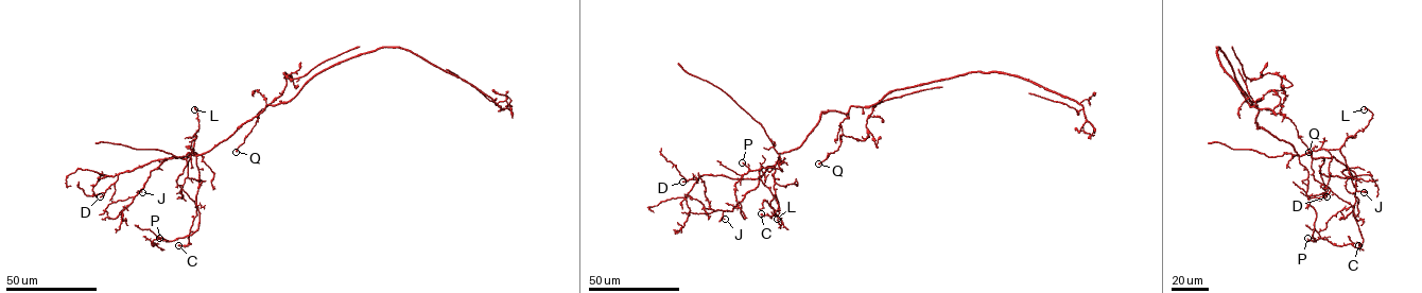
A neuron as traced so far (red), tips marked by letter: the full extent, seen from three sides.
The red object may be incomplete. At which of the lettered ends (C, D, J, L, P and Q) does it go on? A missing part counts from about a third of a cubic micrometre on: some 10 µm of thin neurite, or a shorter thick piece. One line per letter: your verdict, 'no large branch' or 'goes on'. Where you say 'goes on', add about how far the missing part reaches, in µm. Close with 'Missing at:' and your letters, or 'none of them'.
C: no large branch
D: no large branch
J: no large branch
L: no large branch
P: no large branch
Q: no large branch
Missing at: none of them

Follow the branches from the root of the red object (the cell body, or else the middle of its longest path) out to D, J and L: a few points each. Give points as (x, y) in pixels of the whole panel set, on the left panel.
D: (294, 97), (288, 101), (267, 104), (226, 139), (204, 153), (153, 160), (121, 172), (100, 196)
J: (294, 97), (288, 101), (267, 104), (226, 139), (204, 153), (165, 159), (151, 172), (142, 192)
L: (294, 97), (288, 101), (267, 104), (226, 139), (196, 155), (191, 150), (198, 130), (194, 109)

